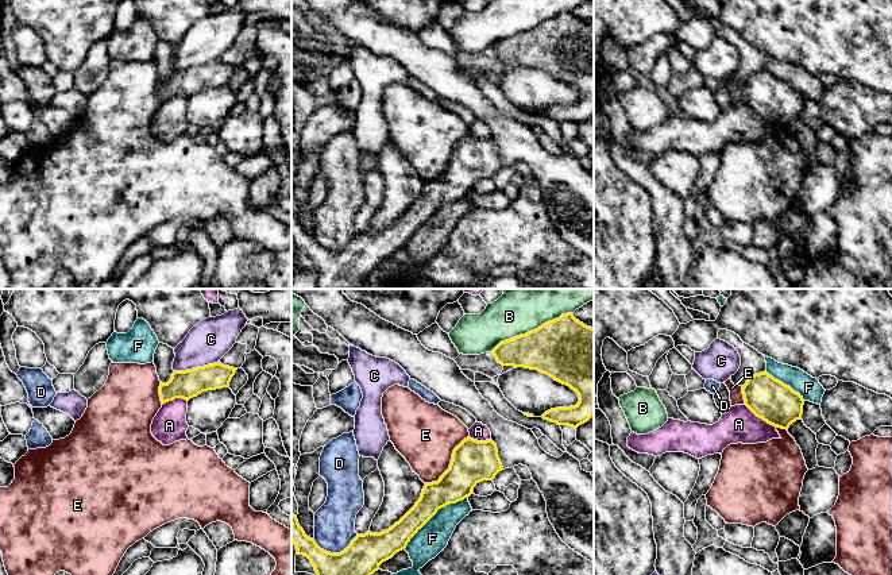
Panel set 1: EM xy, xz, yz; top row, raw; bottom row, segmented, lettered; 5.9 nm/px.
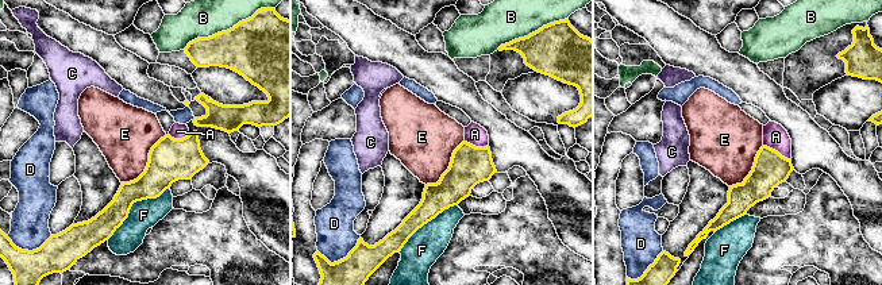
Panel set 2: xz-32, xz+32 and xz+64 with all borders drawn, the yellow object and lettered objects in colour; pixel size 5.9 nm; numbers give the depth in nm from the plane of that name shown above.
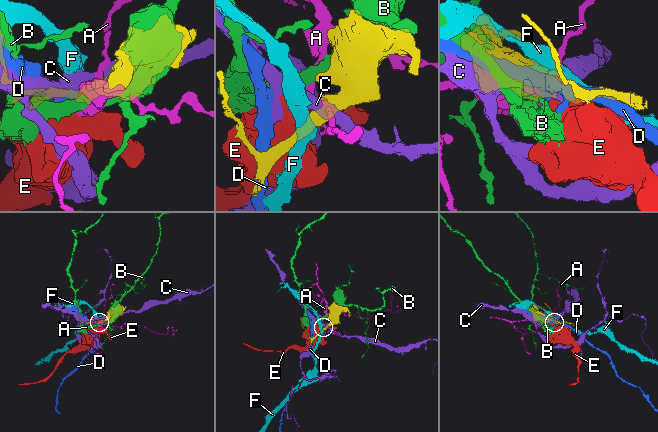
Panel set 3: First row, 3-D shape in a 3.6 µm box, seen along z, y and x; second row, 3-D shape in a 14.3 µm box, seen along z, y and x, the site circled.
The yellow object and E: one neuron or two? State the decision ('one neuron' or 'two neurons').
two neurons

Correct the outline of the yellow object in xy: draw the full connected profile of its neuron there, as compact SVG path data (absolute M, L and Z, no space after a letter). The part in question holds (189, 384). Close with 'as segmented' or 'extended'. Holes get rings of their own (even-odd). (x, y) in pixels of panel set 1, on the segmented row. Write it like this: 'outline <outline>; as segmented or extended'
outline M220 362L186 371L174 371L167 383L159 386L162 405L175 398L189 401L202 391L228 387L238 368Z; as segmented

